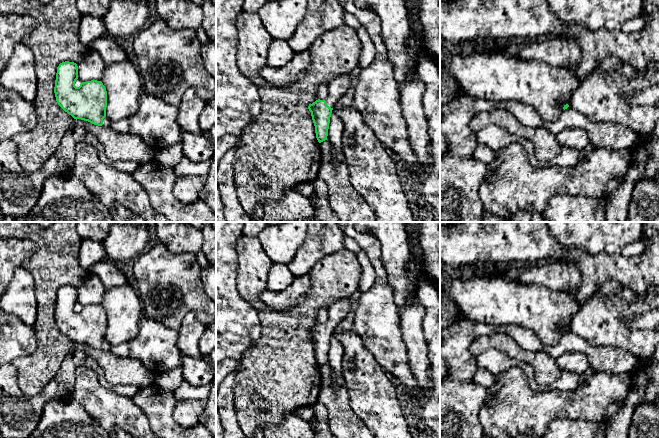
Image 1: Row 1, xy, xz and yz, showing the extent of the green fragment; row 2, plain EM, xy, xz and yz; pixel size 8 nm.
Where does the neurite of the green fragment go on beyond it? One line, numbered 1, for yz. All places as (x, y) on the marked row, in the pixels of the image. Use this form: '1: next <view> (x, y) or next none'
1: next none

